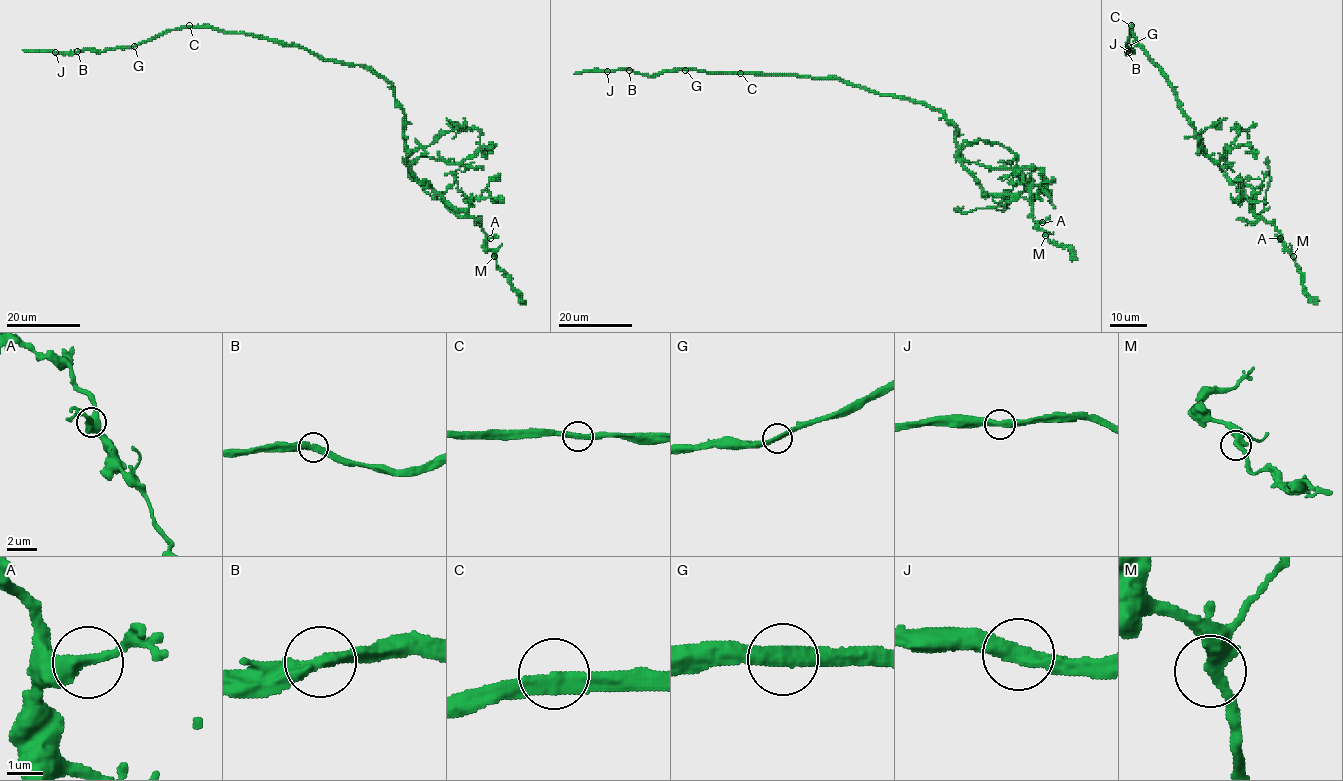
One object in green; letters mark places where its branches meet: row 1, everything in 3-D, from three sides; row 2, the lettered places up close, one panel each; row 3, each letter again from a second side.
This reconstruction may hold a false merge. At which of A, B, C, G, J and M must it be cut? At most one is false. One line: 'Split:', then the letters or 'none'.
Split: none

